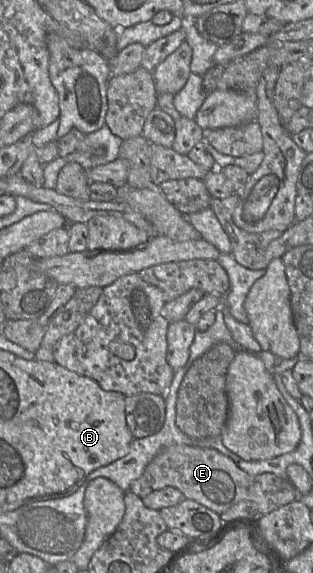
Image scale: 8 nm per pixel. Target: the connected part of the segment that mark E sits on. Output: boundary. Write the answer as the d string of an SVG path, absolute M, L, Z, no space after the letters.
M188 445L162 449L146 466L142 475L132 482L129 491L144 498L165 487L177 488L185 498L200 503L218 515L241 501L253 502L259 514L266 515L297 500L297 490L288 479L272 473L249 475L216 449Z

